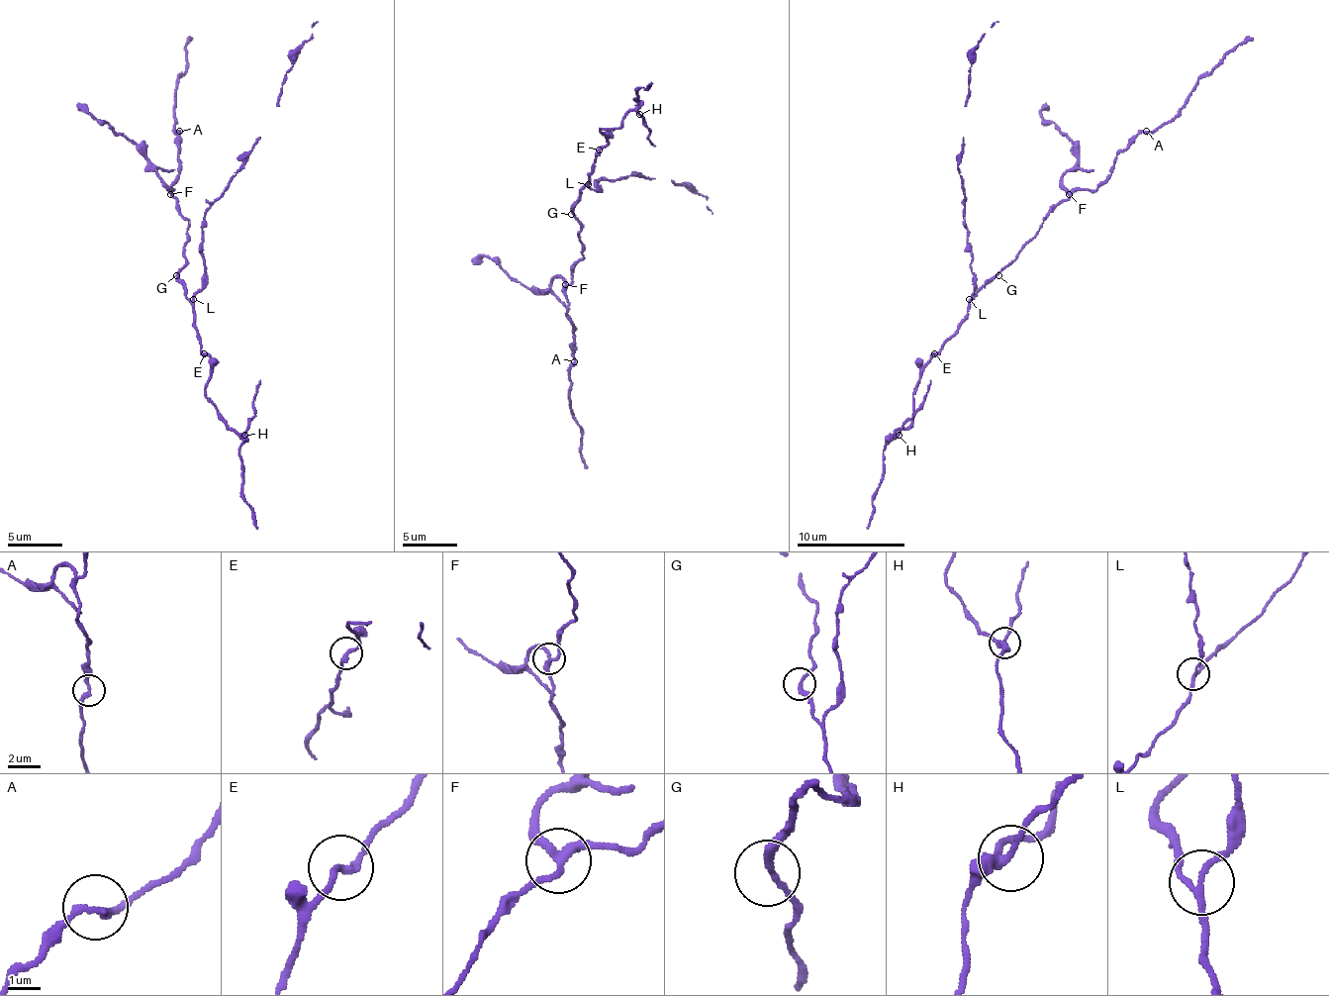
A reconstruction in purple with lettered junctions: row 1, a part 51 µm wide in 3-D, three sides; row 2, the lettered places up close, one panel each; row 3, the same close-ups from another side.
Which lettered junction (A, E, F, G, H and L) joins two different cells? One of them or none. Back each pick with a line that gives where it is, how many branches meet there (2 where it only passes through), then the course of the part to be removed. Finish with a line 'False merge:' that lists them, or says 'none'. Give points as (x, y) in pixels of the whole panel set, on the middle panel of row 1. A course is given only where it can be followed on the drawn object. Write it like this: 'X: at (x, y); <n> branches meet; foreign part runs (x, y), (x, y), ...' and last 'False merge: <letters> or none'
F: at (565, 284); 3 branches meet; foreign part runs (566, 285), (555, 277), (544, 293), (533, 293), (485, 255), (471, 260)
False merge: F

